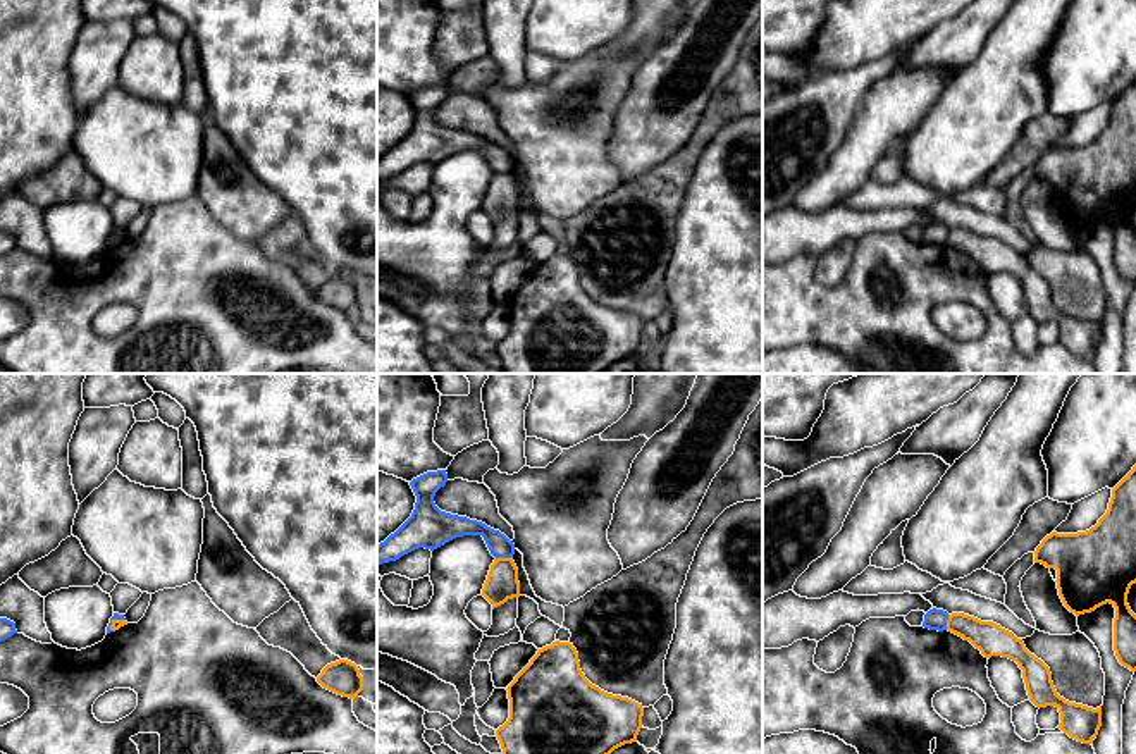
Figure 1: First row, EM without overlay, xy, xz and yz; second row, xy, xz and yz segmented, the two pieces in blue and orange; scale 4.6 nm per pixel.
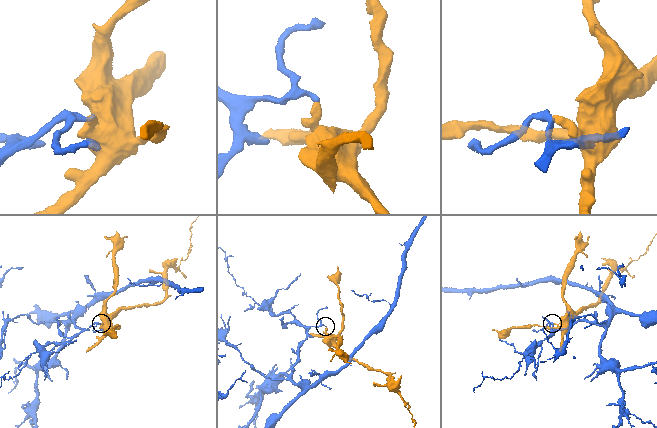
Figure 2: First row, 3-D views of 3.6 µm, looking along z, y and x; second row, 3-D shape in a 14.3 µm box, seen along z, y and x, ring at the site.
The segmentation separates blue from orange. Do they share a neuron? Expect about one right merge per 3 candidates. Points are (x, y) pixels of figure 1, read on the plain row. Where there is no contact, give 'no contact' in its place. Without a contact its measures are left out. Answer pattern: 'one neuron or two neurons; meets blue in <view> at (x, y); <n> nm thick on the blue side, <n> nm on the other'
two neurons; meets blue in xz at (503, 171); 110 nm thick on the blue side, 150 nm on the other

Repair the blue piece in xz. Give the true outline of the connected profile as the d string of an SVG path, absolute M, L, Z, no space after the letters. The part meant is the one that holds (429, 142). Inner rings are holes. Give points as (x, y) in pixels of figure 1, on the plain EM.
M446 84L427 86L410 96L417 110L415 124L394 148L377 160L377 179L396 176L418 162L434 165L463 150L482 150L496 174L513 172L515 158L504 148L435 121L434 110L446 96Z

